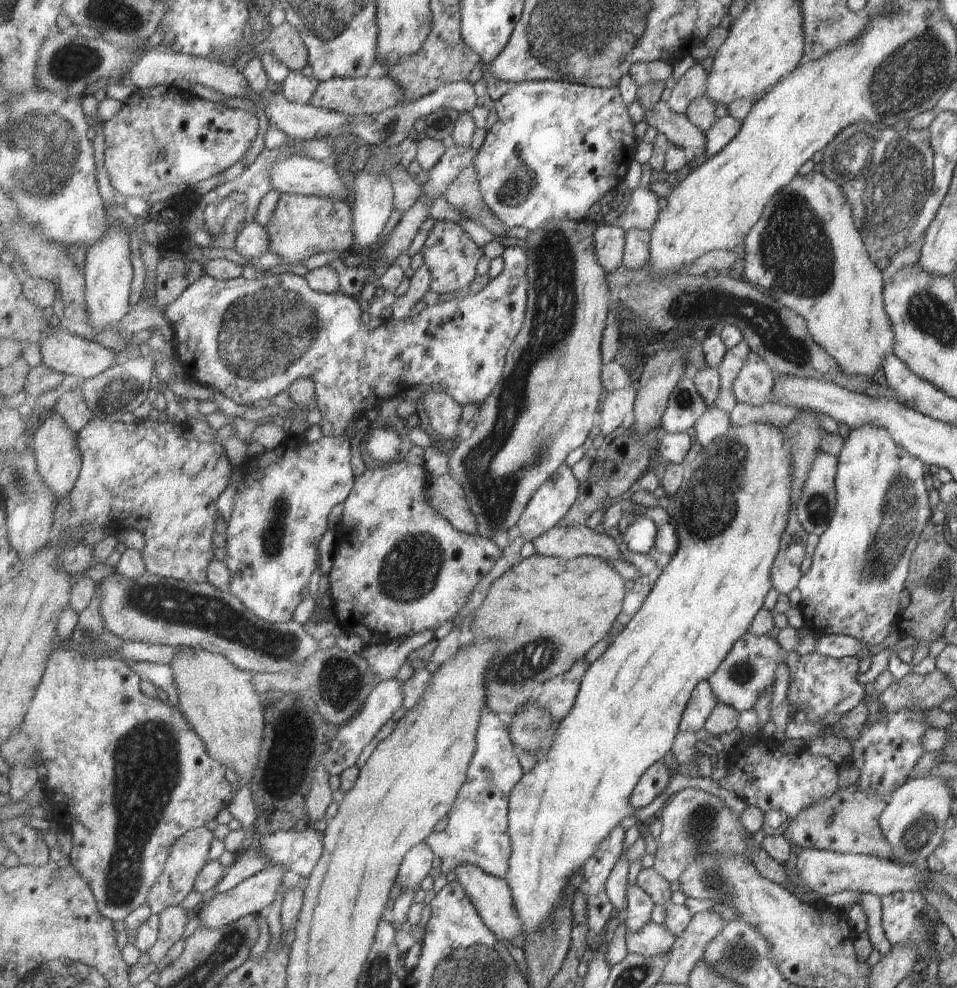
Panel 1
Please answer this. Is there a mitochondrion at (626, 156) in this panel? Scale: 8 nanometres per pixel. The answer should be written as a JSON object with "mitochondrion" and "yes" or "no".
{"mitochondrion":"no"}

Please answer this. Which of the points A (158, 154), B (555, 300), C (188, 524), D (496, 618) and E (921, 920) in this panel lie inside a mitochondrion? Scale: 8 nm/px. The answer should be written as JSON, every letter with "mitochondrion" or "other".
{"A":"mitochondrion","B":"mitochondrion","C":"other","D":"other","E":"mitochondrion"}

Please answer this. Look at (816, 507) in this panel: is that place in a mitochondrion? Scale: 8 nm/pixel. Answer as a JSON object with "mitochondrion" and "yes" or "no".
{"mitochondrion":"yes"}

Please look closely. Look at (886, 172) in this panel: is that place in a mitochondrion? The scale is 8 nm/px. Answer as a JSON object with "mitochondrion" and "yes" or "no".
{"mitochondrion":"yes"}

